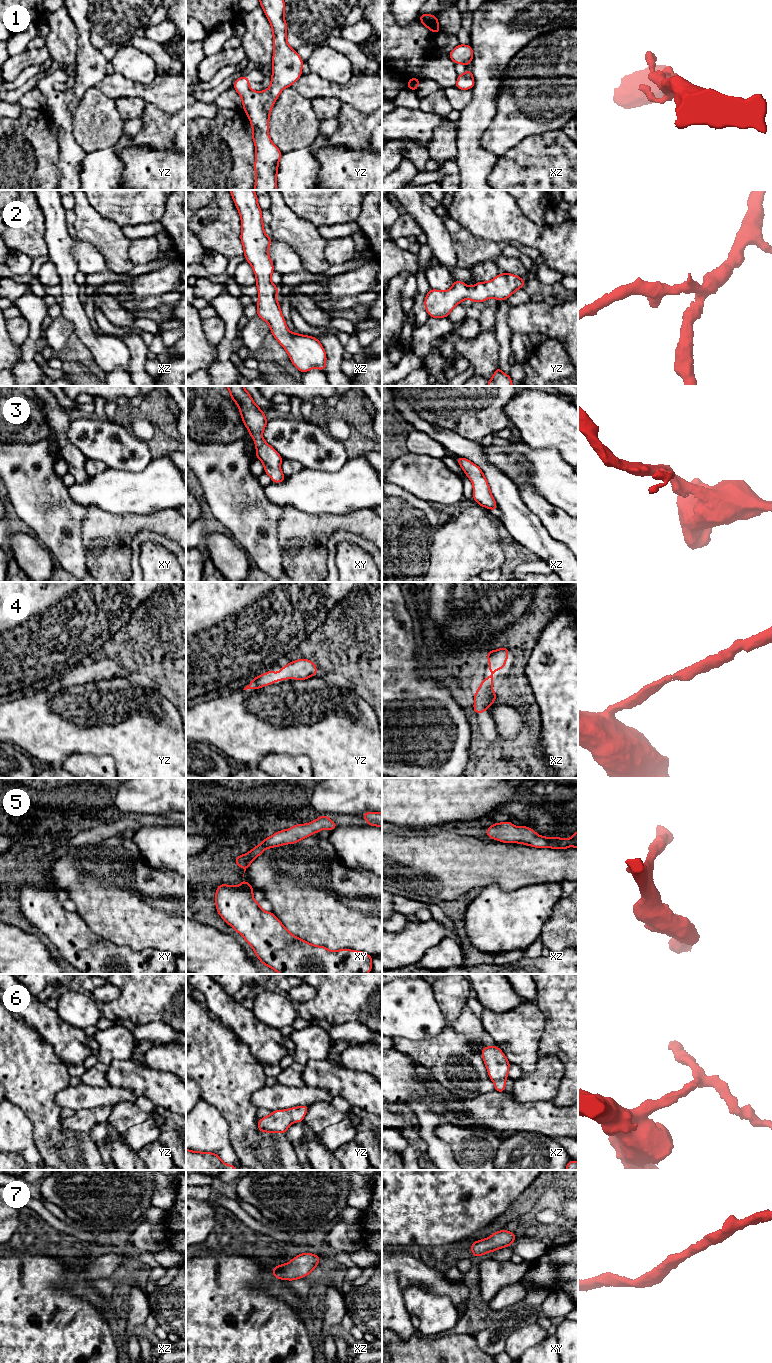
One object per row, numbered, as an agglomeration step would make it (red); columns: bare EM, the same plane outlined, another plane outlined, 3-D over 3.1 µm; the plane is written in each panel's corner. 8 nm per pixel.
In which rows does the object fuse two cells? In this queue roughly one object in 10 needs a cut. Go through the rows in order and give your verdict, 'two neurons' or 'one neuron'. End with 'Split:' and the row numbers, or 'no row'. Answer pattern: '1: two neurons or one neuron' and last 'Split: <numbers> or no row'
1: one neuron
2: one neuron
3: one neuron
4: one neuron
5: one neuron
6: one neuron
7: one neuron
Split: no row

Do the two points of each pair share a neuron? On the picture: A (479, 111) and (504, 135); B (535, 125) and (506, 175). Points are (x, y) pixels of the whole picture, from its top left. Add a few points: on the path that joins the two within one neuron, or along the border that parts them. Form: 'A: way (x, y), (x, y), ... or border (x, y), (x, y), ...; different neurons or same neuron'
A: border (496, 100), (495, 114), (479, 140), (481, 144); different neurons
B: border (552, 130), (527, 136), (509, 149); different neurons

